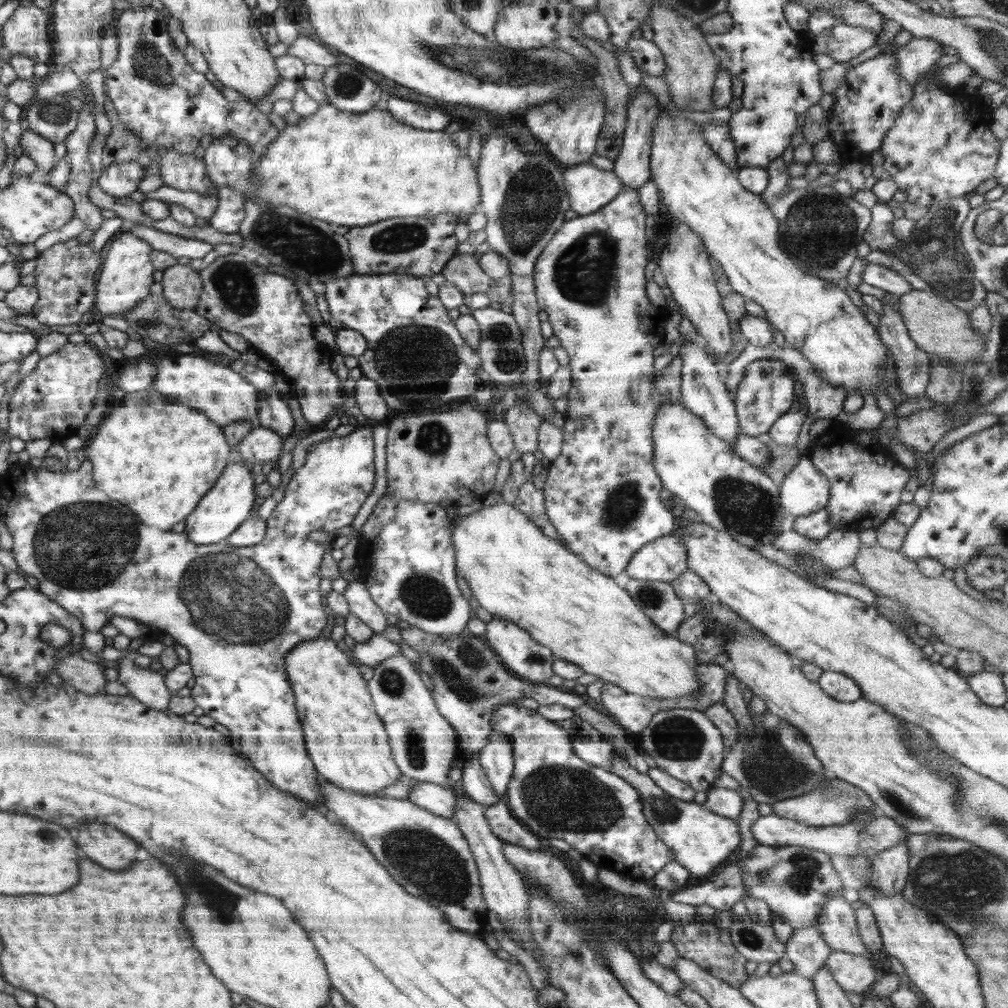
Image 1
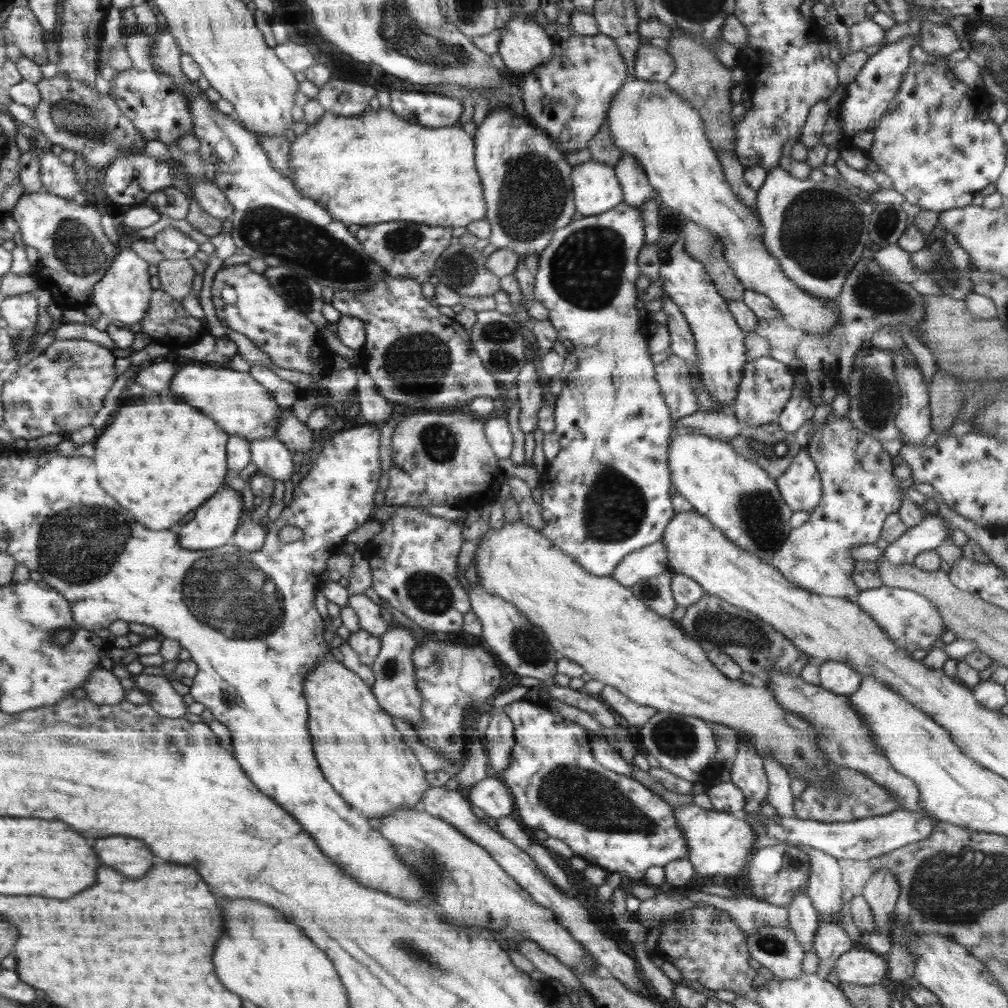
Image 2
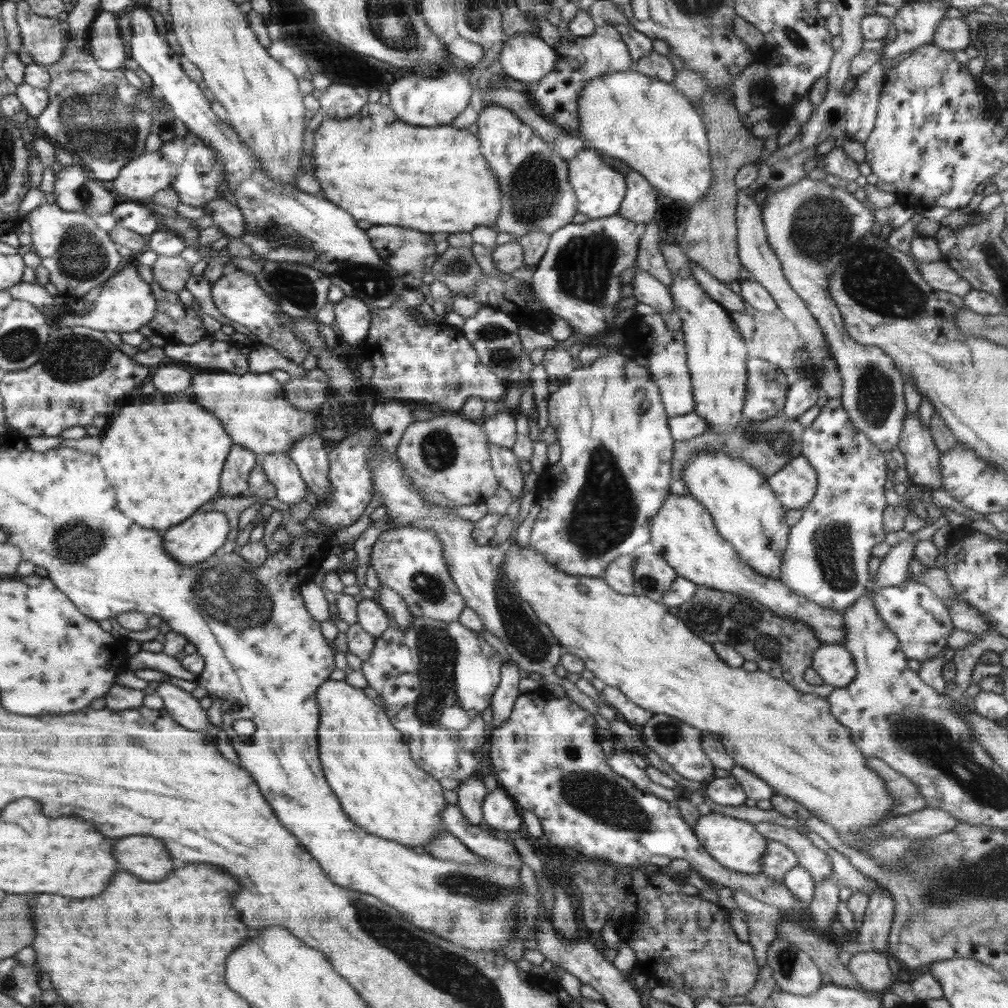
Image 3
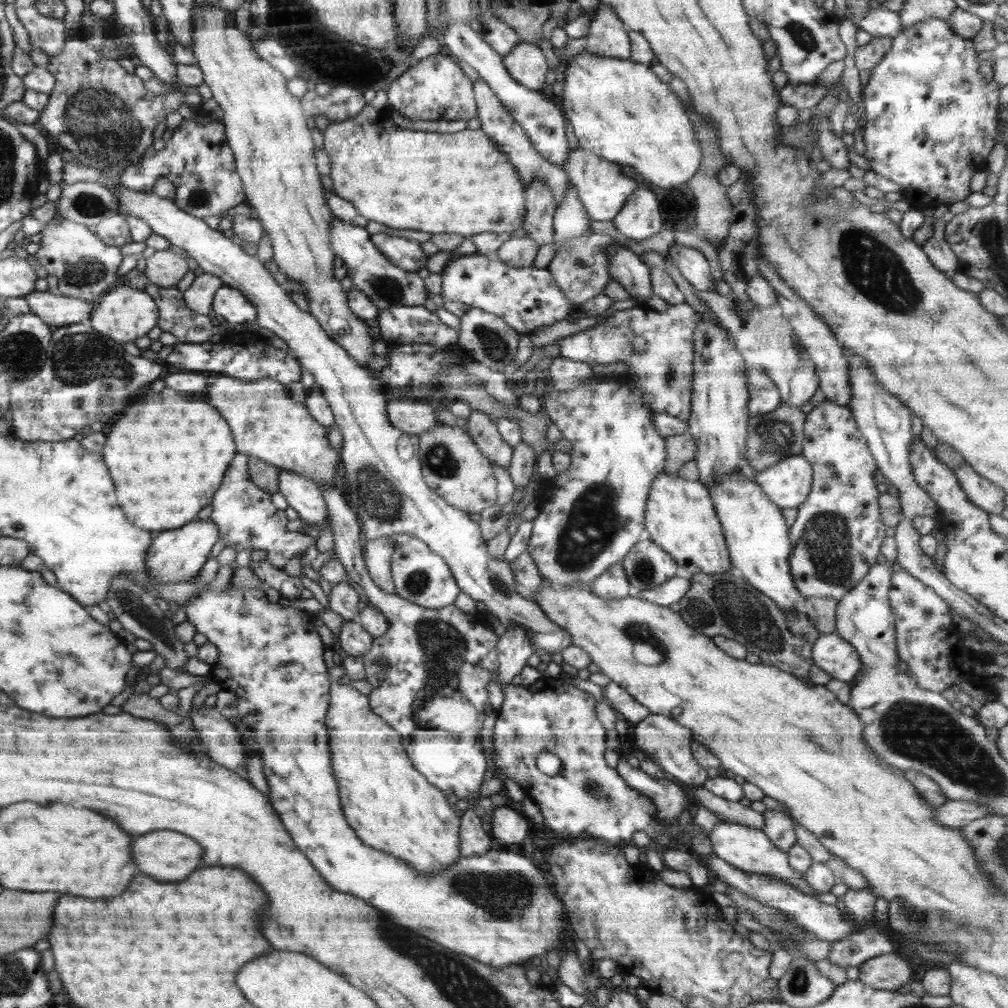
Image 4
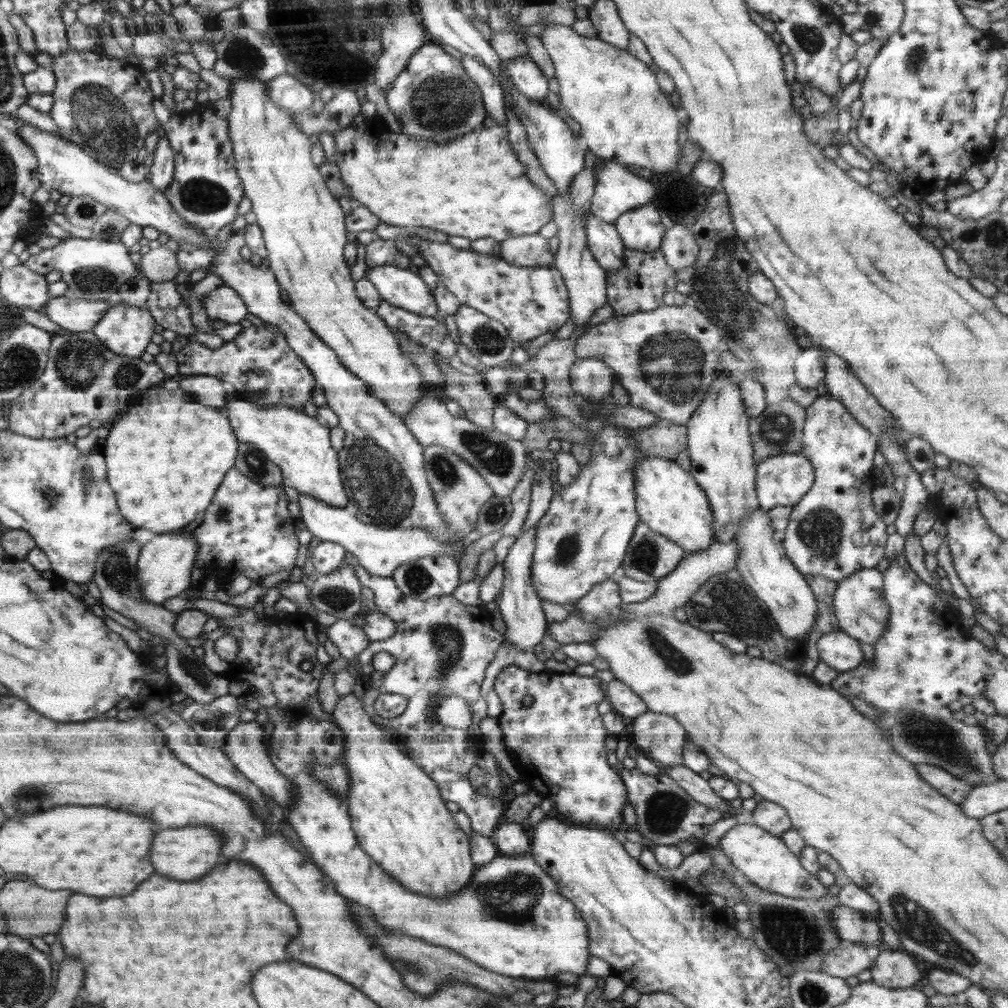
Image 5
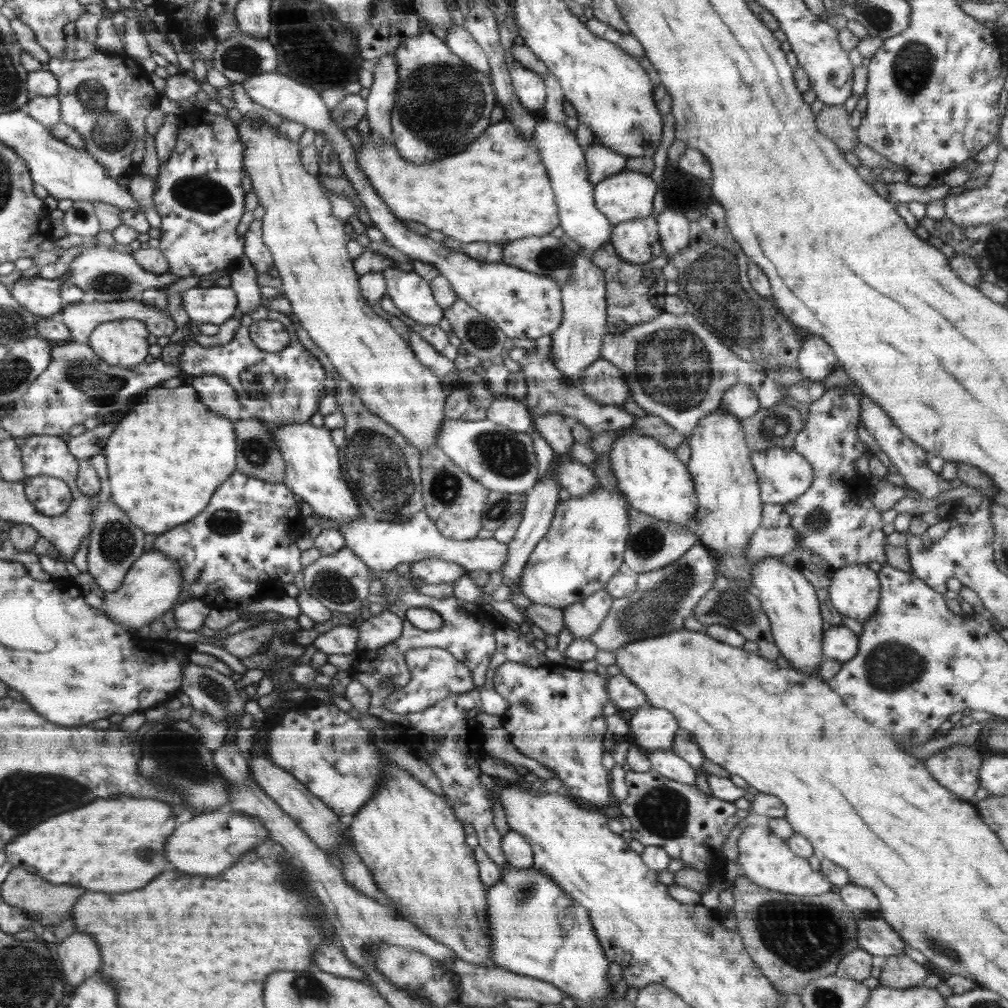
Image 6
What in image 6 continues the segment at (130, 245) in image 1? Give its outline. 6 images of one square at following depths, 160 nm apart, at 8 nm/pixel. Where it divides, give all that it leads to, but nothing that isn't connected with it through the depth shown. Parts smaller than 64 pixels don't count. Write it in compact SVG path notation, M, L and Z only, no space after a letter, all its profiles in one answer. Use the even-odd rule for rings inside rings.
M124 318L99 324L89 336L93 351L110 366L132 368L148 356L148 328L141 320Z

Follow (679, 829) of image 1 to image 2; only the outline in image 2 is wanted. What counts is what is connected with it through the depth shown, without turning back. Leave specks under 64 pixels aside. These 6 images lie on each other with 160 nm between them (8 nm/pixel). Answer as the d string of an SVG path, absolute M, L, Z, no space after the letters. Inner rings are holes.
M695 803L671 806L677 825L684 833L688 849L688 860L695 874L700 876L736 876L746 865L746 858L753 850L755 832L741 816L733 813L708 811Z

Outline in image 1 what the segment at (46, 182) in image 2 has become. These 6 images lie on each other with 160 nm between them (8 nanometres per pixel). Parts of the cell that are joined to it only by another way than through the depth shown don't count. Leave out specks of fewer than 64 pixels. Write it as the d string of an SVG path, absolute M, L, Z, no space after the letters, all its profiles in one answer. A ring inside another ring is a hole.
M31 129L23 130L19 139L23 154L34 160L41 173L49 174L55 163L53 143Z

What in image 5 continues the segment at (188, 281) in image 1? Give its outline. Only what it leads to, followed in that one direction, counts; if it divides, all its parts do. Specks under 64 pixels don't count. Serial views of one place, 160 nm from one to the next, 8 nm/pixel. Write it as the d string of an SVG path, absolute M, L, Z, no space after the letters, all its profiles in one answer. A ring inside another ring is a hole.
M165 246L150 251L141 256L141 267L144 276L150 281L172 281L172 278L180 272L180 261L177 254Z

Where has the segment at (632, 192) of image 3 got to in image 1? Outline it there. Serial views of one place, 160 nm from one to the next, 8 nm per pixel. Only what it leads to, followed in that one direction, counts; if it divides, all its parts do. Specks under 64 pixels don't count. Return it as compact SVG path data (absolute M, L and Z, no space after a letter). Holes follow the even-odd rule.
M637 84L631 87L629 93L629 104L627 105L627 125L623 136L623 145L621 146L619 155L613 162L613 174L622 180L622 185L635 188L637 191L642 185L650 181L650 155L651 140L655 118L658 116L660 104L656 97L652 96L650 90L644 85Z

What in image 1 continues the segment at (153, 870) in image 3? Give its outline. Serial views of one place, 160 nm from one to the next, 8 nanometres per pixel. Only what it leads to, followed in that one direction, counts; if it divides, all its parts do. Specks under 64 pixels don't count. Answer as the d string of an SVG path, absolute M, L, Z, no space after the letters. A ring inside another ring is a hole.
M90 822L86 828L78 828L76 836L78 844L82 844L78 848L82 848L88 858L94 858L94 862L106 869L122 871L136 862L138 844L116 828Z

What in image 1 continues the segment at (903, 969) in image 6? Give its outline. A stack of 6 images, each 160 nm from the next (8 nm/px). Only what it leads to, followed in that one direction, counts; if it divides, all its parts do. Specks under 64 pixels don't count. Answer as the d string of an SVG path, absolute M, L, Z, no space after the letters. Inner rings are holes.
M832 951L825 963L846 994L865 994L875 983L876 967L866 957Z

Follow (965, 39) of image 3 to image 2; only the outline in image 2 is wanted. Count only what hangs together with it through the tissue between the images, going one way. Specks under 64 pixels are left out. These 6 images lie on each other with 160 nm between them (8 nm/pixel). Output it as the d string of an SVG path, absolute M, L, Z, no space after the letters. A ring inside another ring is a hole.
M924 21L920 26L919 46L924 52L944 56L960 50L960 42L958 42L953 30L948 28L948 25L938 25L932 21Z

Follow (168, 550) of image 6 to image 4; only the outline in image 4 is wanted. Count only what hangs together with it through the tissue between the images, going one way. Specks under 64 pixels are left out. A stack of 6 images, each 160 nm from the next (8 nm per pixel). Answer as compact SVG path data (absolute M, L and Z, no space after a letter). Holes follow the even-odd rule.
M238 453L226 471L226 484L222 492L213 496L214 504L209 520L218 525L221 539L226 547L240 550L266 550L266 562L276 569L282 569L290 558L299 557L314 542L314 538L301 531L290 531L286 527L288 520L284 510L278 510L270 500L271 494L262 490L250 480L248 472L248 455Z

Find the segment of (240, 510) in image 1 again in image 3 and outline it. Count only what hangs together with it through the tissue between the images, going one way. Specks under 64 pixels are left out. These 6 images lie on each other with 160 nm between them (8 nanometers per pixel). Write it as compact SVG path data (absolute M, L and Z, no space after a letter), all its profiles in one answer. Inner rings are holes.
M202 512L190 516L186 524L170 527L164 536L164 547L177 562L191 566L209 559L227 542L230 524L224 512Z

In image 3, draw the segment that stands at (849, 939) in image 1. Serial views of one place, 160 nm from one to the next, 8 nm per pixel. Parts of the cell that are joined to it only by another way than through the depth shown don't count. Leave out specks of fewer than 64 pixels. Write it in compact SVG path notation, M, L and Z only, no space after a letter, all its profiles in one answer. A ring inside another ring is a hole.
M759 822L753 825L760 834L764 835L764 838L777 840L789 846L796 854L800 866L810 872L815 884L822 880L833 880L834 871L830 858L820 848L816 848L806 834L774 823Z

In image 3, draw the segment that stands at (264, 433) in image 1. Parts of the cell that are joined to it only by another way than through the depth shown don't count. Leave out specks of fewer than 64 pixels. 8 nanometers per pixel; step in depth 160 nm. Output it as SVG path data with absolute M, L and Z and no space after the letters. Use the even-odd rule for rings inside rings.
M264 454L258 461L264 467L268 480L277 489L276 496L280 504L290 507L305 500L307 484L301 477L297 464L287 454Z

